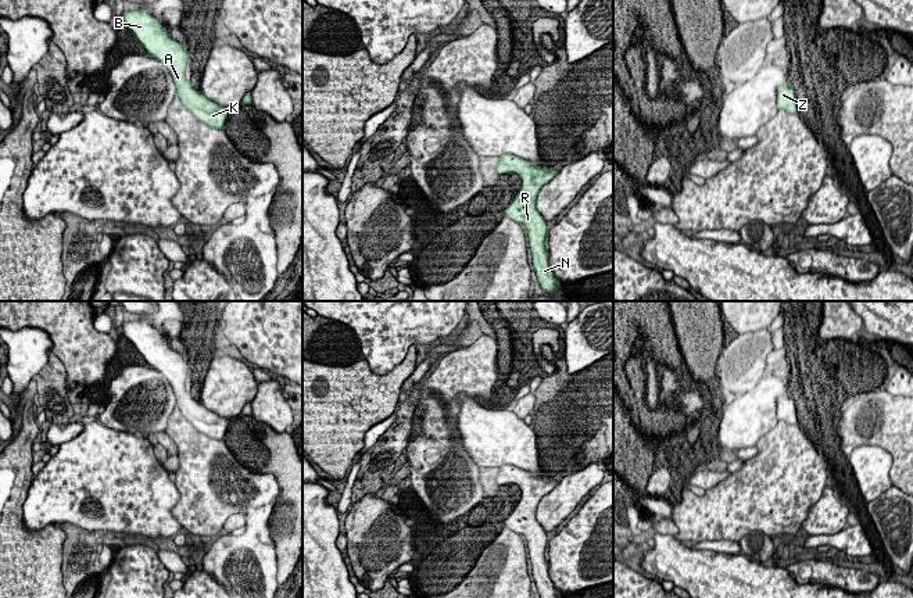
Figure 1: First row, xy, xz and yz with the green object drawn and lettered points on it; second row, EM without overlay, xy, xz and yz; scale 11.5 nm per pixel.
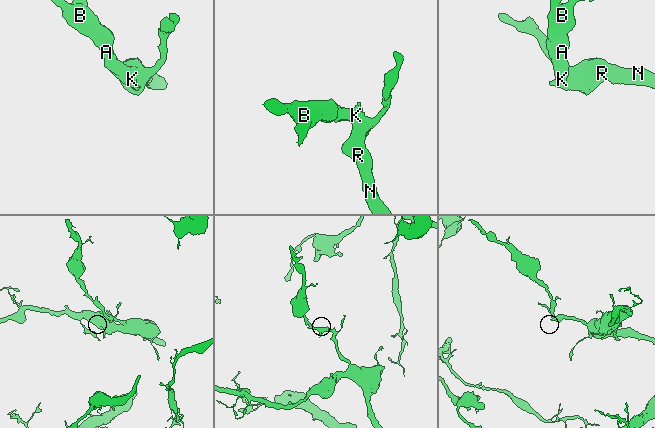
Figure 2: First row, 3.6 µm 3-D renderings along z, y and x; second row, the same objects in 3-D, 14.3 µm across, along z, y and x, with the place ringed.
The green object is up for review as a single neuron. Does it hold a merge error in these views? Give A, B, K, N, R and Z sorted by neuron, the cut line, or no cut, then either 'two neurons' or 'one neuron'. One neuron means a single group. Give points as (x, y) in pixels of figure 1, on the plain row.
A B K N R Z | no cut | one neuron

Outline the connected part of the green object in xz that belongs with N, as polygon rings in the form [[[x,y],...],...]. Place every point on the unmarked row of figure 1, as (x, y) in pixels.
[[[502,465],[497,475],[497,483],[500,486],[516,484],[519,488],[519,502],[504,520],[504,524],[509,530],[519,533],[526,541],[533,565],[533,581],[540,598],[559,598],[559,592],[549,577],[547,559],[548,537],[536,518],[540,499],[554,490],[558,480],[540,479],[520,468]]]

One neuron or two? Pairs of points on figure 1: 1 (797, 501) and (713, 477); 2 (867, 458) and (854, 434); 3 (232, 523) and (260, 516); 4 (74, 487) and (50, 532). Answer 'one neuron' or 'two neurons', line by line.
1: two neurons
2: two neurons
3: two neurons
4: two neurons

